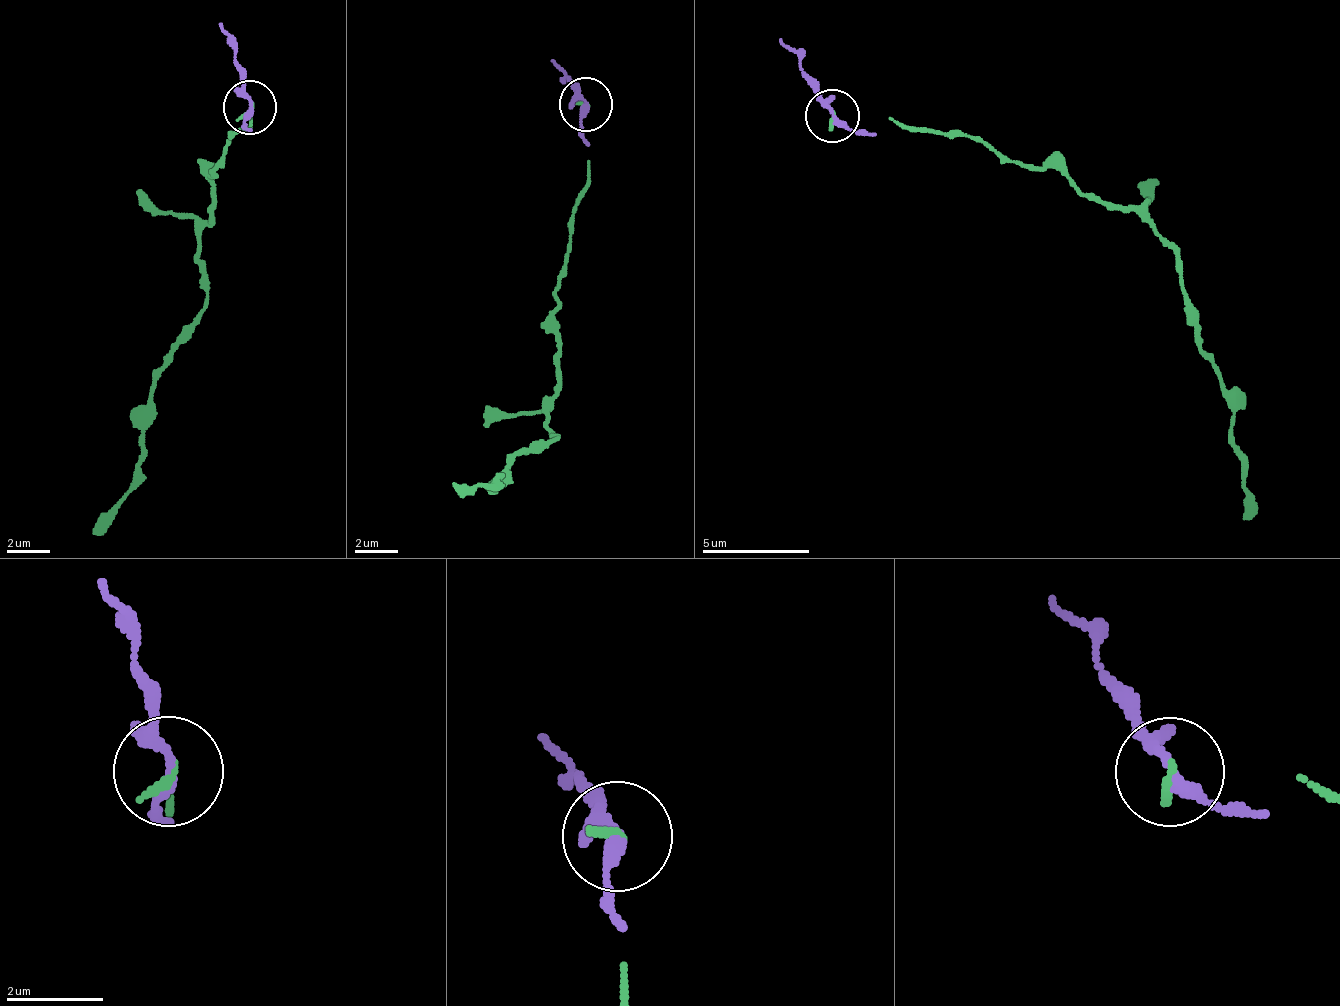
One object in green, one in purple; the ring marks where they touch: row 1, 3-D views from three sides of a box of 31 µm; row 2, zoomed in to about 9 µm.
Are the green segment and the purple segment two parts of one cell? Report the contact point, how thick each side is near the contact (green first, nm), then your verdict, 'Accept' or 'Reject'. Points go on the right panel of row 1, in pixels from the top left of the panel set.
Place: (832, 115). Thickness 180 nm (green) against 200 nm. Reject

